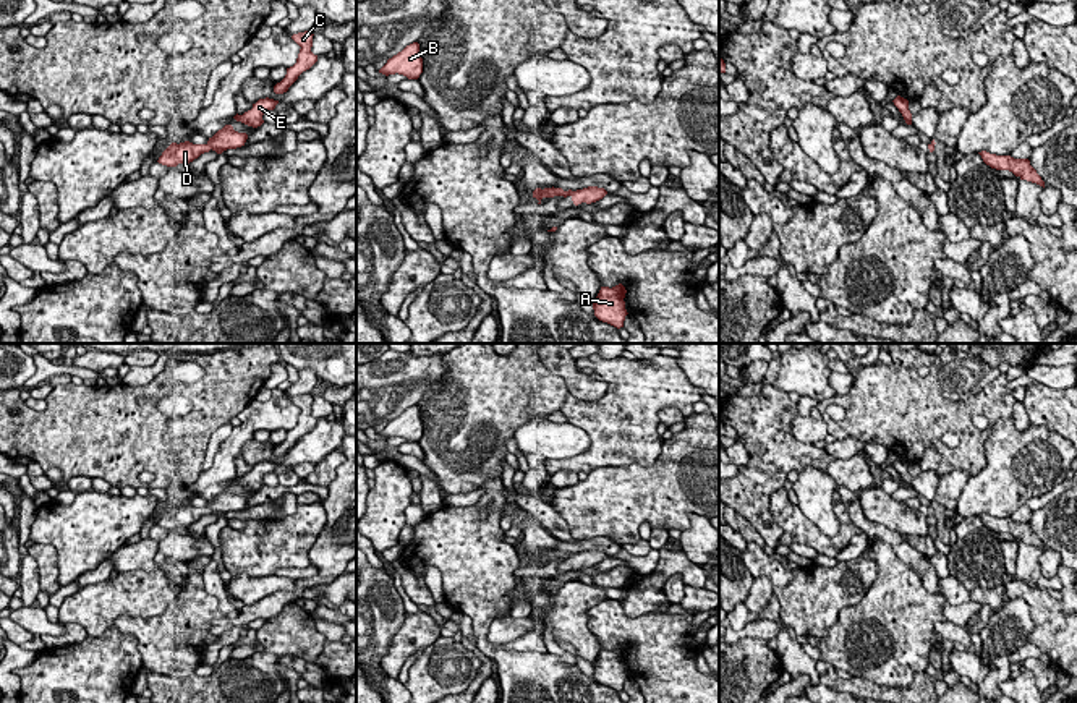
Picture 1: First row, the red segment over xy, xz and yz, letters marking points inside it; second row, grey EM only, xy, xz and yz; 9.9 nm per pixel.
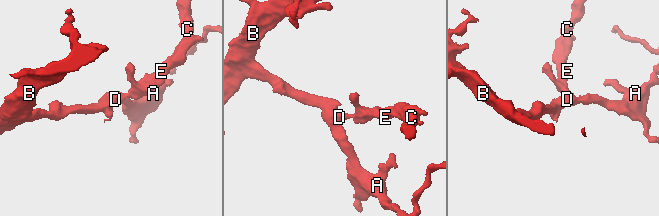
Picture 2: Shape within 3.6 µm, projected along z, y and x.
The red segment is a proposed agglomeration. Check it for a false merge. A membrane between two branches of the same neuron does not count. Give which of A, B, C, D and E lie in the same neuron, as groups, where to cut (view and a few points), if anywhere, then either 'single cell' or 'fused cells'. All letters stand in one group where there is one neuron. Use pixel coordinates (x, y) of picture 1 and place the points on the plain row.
groups A B D / C E; cut xy (208, 506), (211, 511); fused cells

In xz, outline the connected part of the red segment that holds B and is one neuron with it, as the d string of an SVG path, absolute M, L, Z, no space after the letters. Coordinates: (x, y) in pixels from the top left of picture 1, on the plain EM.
M413 405L407 408L402 415L387 423L387 426L379 432L379 436L403 437L408 442L418 442L423 436L423 421L419 416L419 407Z

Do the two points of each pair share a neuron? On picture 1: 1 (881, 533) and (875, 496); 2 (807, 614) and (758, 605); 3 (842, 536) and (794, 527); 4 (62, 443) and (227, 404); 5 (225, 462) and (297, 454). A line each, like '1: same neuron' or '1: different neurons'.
1: different neurons
2: different neurons
3: same neuron
4: same neuron
5: different neurons

